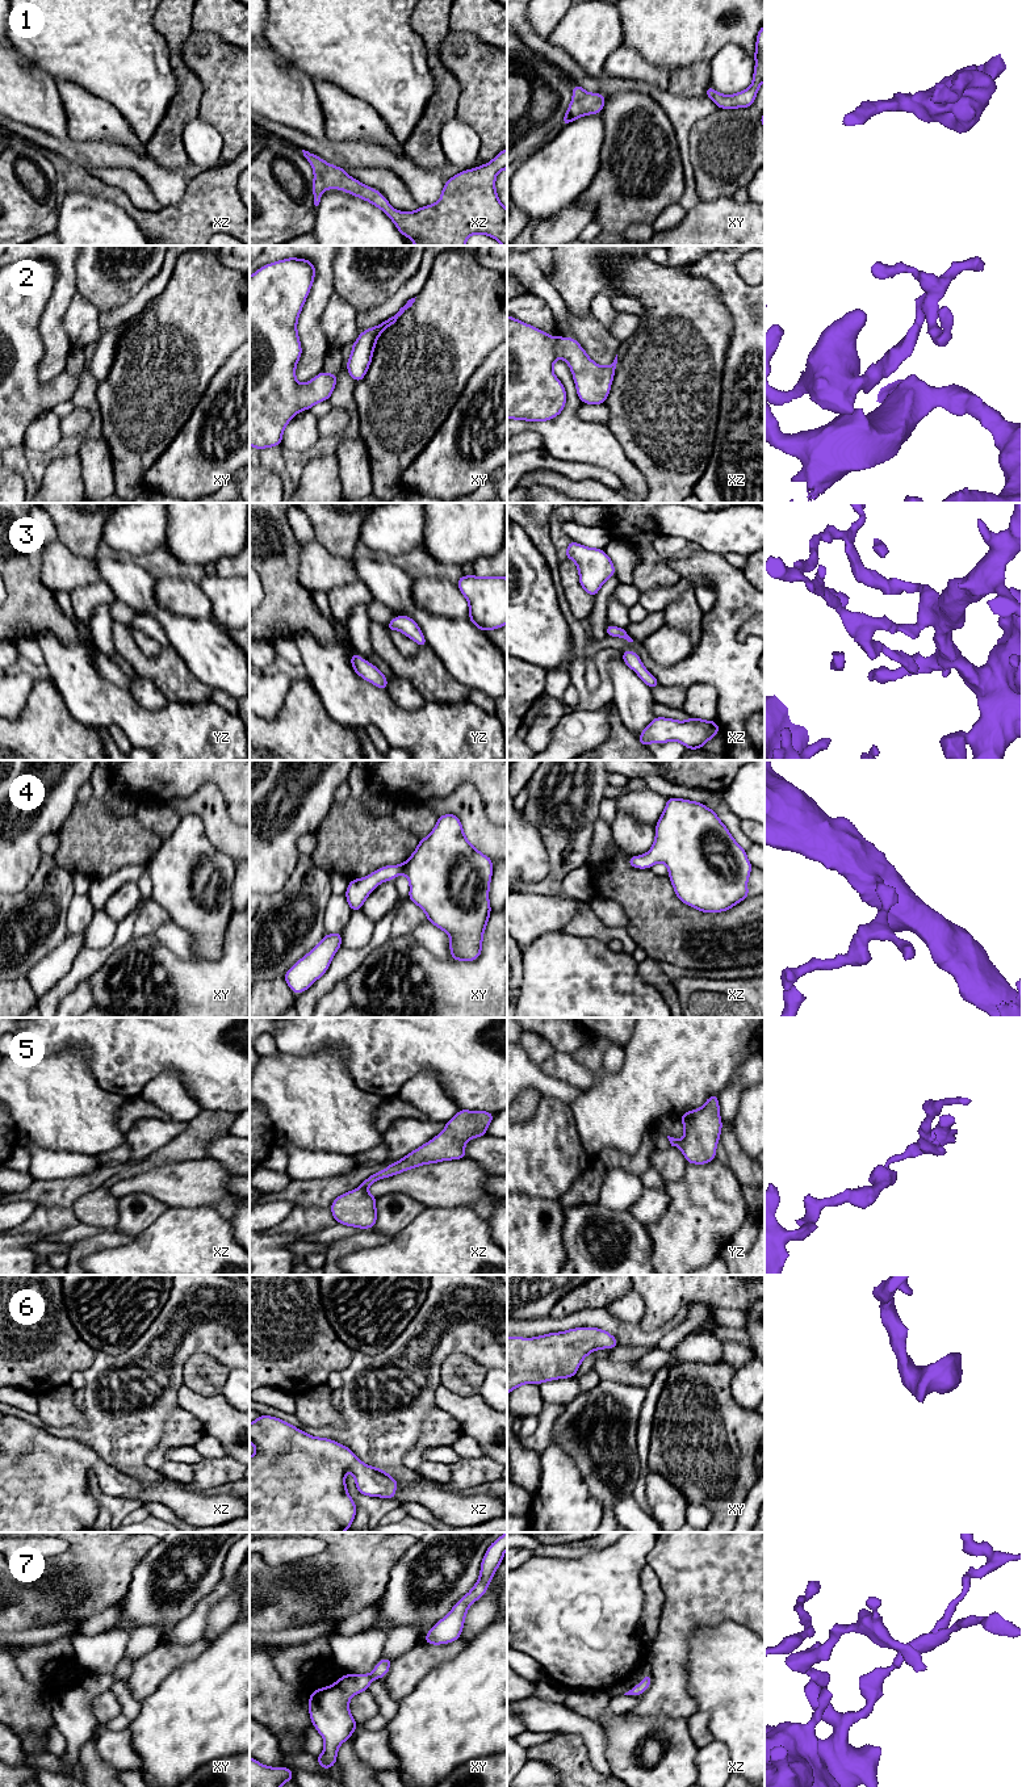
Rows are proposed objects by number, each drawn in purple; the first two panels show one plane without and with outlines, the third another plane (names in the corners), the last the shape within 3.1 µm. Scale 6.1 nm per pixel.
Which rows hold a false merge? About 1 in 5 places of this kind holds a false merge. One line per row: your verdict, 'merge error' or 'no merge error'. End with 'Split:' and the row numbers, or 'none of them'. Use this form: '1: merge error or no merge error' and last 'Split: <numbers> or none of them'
1: no merge error
2: no merge error
3: no merge error
4: no merge error
5: no merge error
6: no merge error
7: no merge error
Split: none of them

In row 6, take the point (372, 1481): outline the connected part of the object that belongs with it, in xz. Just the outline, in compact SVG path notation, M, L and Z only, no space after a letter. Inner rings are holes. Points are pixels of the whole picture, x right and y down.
M260 1415L250 1423L250 1443L256 1452L250 1456L250 1532L344 1532L349 1530L357 1507L344 1482L349 1471L361 1496L397 1498L398 1481L380 1468L364 1464L352 1450L328 1438L311 1436L275 1417Z

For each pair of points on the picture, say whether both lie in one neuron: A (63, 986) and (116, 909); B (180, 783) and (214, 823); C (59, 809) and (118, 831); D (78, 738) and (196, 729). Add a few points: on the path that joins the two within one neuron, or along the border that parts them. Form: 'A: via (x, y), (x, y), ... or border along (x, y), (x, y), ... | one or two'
A: border along (139, 901), (117, 923) | two
B: border along (222, 796), (214, 784), (202, 784), (166, 804) | two
C: border along (68, 816), (57, 833) | two
D: border along (66, 705), (75, 718), (89, 725) | two

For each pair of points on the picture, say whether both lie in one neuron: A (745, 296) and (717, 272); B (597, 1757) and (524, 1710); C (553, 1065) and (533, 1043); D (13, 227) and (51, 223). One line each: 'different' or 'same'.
A: same
B: same
C: different
D: same

